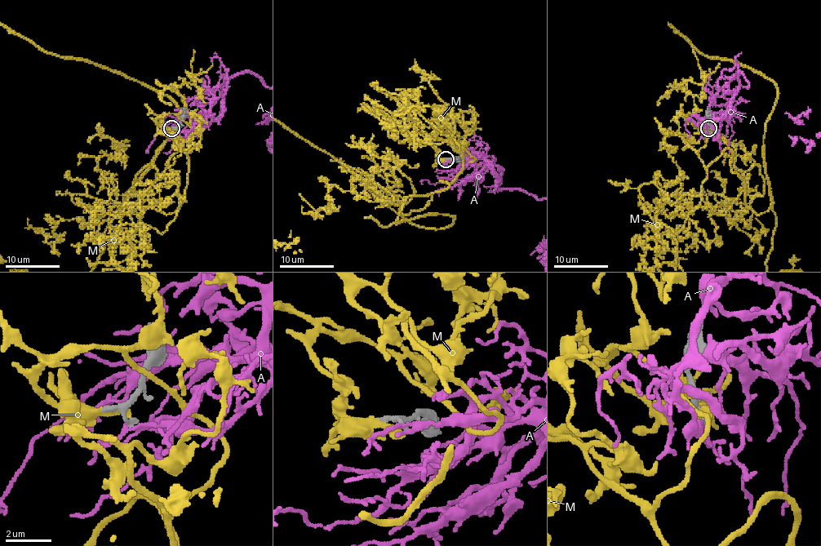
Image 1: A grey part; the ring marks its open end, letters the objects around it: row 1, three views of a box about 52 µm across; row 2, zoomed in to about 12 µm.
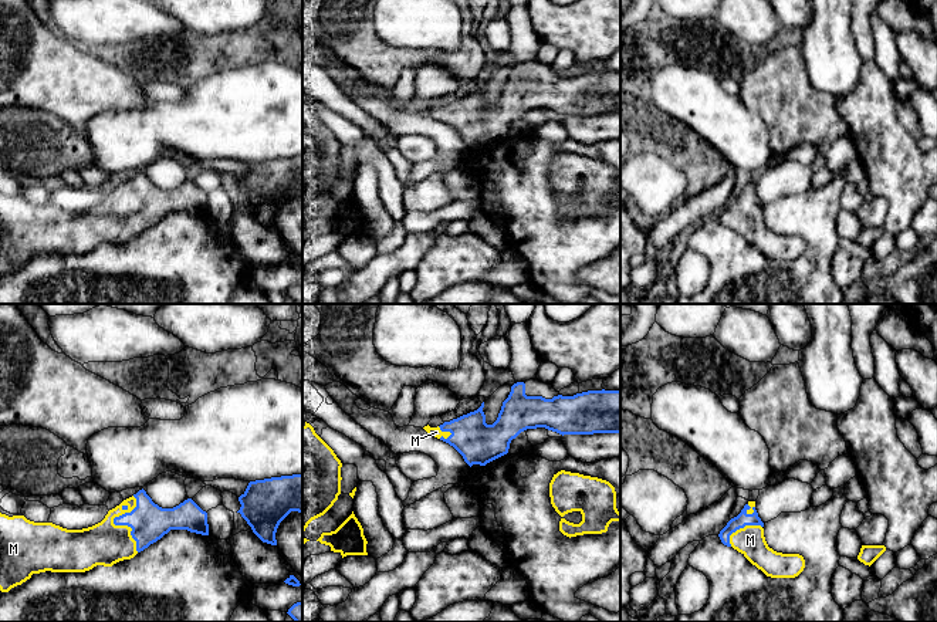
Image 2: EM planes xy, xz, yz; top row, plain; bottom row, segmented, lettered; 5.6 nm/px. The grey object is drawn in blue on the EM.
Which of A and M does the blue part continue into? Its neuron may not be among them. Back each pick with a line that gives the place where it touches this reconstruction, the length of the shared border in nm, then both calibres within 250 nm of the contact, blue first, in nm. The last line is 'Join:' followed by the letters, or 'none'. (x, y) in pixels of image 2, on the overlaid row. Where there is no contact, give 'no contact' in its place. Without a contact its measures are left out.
M: contact xy (117, 524); length 320 nm; calibres 220 and 240 nm
Join: M

